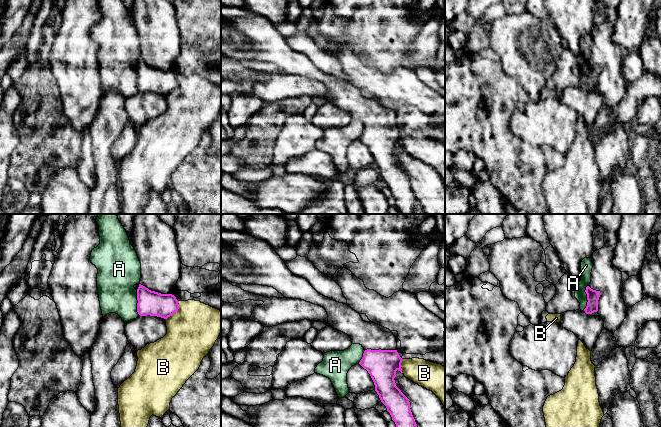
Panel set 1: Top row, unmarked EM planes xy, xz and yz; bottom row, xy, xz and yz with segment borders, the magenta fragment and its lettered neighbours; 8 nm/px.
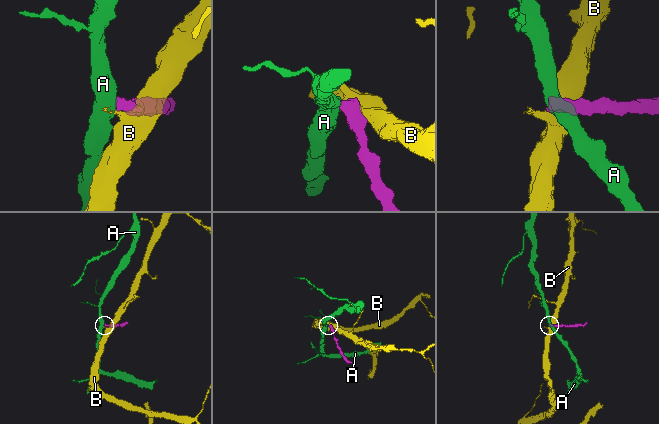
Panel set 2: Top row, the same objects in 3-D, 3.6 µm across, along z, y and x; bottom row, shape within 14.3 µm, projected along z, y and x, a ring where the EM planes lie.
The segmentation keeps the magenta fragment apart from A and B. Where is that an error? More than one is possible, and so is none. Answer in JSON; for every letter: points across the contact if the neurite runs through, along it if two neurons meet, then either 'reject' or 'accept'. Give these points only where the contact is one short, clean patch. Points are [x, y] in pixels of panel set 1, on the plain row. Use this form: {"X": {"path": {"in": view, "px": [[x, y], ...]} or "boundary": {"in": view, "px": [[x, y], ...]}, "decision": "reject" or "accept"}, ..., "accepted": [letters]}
{"A": {"boundary": {"in": "yz", "px": [[588, 61], [585, 66], [587, 81], [584, 88]]}, "decision": "reject"}, "B": {"boundary": {"in": "xy", "px": [[179, 77], [177, 86], [165, 95]]}, "decision": "reject"}, "accepted": []}

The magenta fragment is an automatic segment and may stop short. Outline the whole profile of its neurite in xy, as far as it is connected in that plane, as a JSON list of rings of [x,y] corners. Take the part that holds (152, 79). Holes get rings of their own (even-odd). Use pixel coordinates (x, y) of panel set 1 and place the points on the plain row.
[[[139,60],[137,65],[137,88],[140,92],[157,92],[167,95],[179,85],[178,76],[172,70],[151,67]]]

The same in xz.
[[[221,5],[221,53],[237,60],[273,63],[285,74],[301,75],[323,83],[328,90],[328,99],[347,110],[352,120],[360,120],[364,124],[359,140],[370,150],[375,167],[396,200],[395,207],[400,214],[414,214],[414,207],[418,203],[410,185],[409,175],[396,162],[394,156],[397,146],[403,149],[402,134],[397,128],[397,115],[389,105],[373,98],[365,98],[360,90],[347,80],[321,71],[306,55],[293,50],[268,19],[239,7]]]

